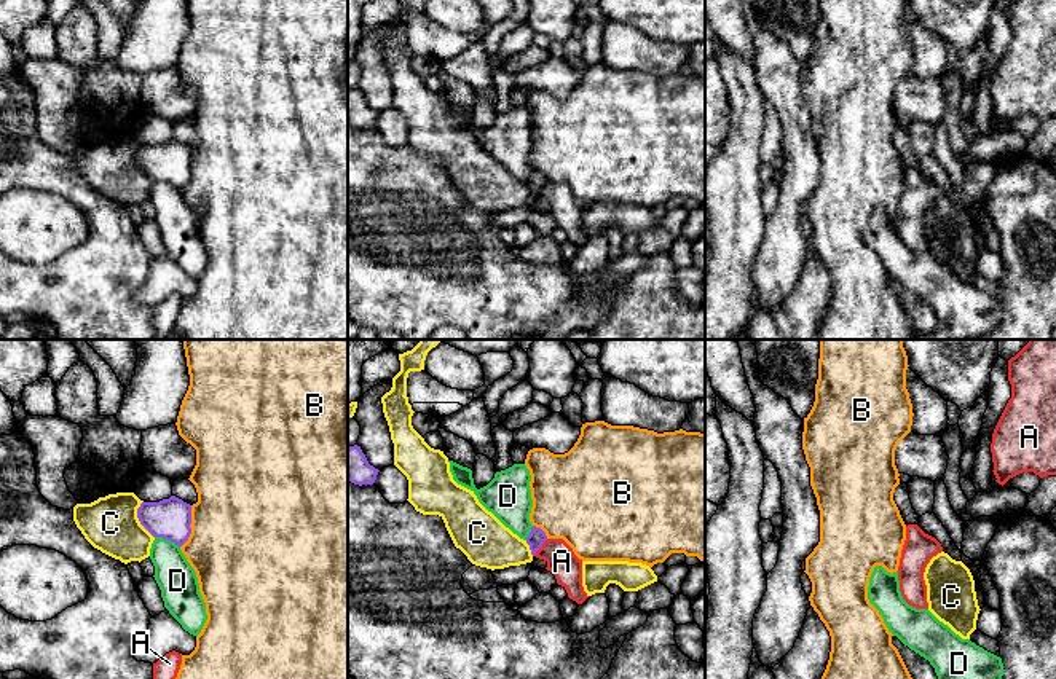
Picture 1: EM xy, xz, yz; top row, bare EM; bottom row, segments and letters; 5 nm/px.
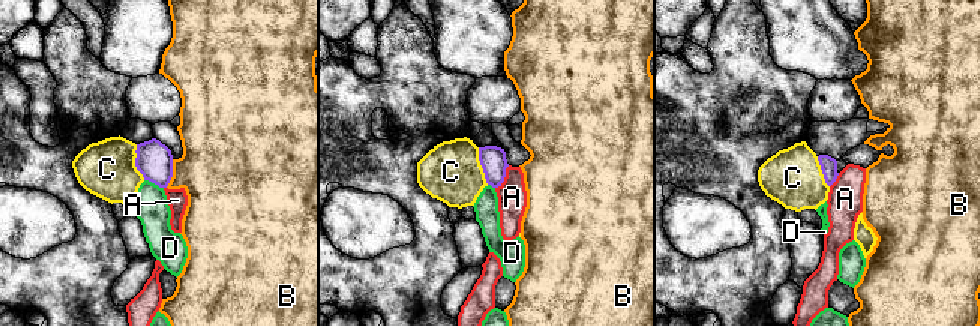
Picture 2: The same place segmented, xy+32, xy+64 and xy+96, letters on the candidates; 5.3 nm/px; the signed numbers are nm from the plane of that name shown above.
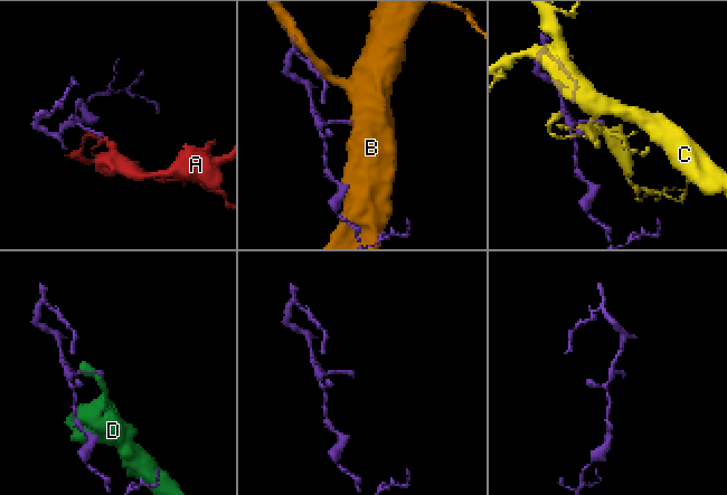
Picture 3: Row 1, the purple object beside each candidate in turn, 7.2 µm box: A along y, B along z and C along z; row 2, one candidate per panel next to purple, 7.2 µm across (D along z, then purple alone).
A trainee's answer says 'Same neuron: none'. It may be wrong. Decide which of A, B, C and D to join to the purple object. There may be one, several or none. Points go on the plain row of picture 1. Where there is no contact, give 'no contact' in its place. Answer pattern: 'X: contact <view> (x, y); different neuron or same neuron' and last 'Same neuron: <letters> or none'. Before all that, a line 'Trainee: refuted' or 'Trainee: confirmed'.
Trainee: confirmed
A: contact xz (541, 188); different neuron
B: contact xy (189, 169); different neuron
C: contact xy (139, 163); different neuron
D: contact xy (168, 182); different neuron
Same neuron: none

